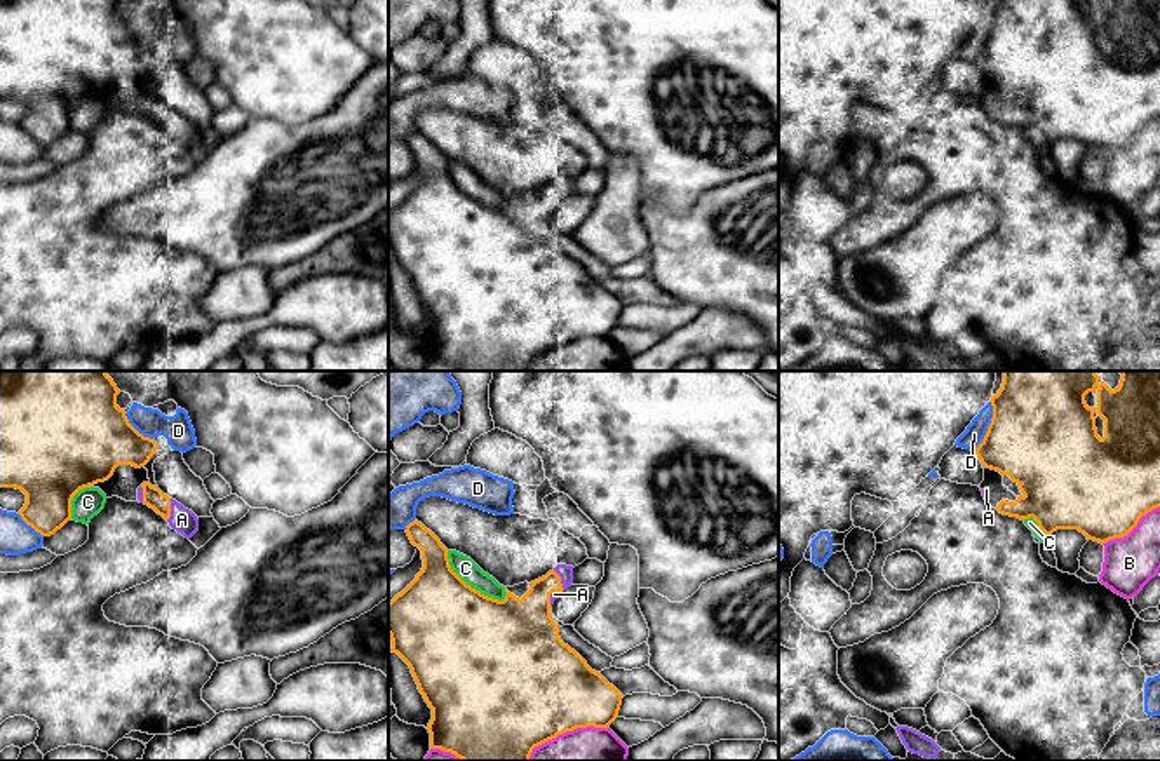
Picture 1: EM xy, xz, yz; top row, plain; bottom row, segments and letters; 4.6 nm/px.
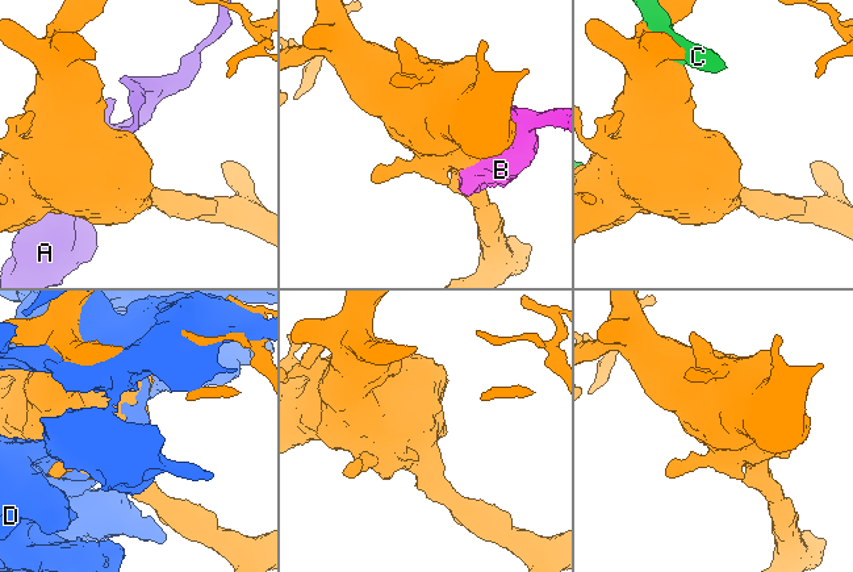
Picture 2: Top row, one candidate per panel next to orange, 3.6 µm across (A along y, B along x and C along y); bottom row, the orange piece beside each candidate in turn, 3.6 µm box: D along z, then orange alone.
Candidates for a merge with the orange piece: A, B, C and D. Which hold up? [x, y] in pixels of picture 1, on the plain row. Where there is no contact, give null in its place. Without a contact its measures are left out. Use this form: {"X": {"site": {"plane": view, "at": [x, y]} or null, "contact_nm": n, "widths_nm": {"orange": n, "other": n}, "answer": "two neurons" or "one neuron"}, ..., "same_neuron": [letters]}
{"A": {"site": {"plane": "xy", "at": [169, 119]}, "contact_nm": 110, "widths_nm": {"orange": 90, "other": 120}, "answer": "one neuron"}, "B": {"site": {"plane": "yz", "at": [1131, 140]}, "contact_nm": 320, "widths_nm": {"orange": 440, "other": 240}, "answer": "two neurons"}, "C": {"site": {"plane": "xz", "at": [469, 195]}, "contact_nm": 360, "widths_nm": {"orange": 480, "other": 100}, "answer": "two neurons"}, "D": {"site": {"plane": "yz", "at": [990, 35]}, "contact_nm": 240, "widths_nm": {"orange": 460, "other": 90}, "answer": "two neurons"}, "same_neuron": ["A"]}

